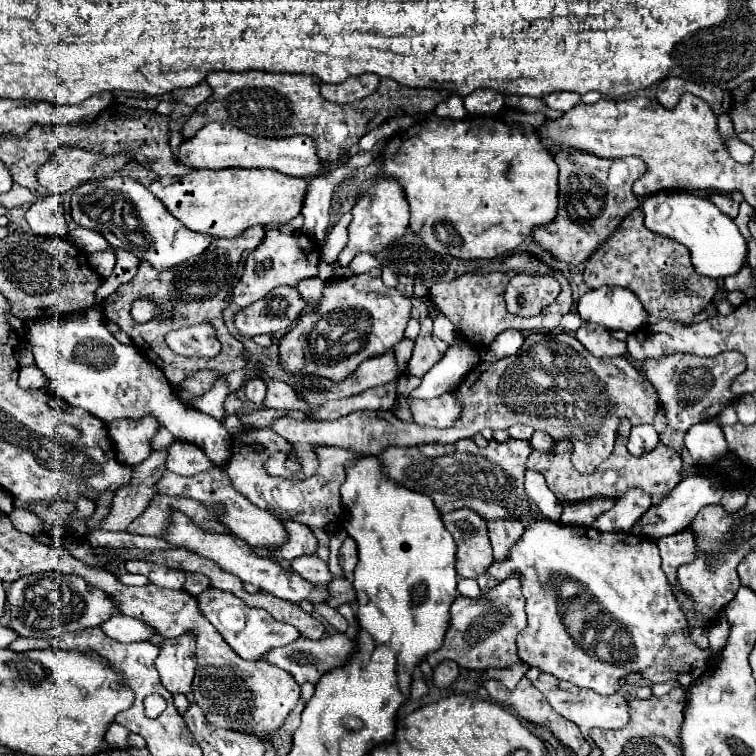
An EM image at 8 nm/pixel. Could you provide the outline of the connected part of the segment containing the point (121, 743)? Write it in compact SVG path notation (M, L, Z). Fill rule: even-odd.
M112 724L110 728L108 728L108 732L106 732L106 742L112 746L112 748L126 748L128 746L128 734L130 734L130 730L128 728L124 728L124 726L120 726L120 724Z

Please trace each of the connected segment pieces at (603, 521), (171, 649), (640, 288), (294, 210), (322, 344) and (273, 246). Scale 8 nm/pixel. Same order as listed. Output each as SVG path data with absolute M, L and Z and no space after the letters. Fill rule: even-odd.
M632 488L628 490L628 494L616 500L612 510L600 514L592 528L600 532L628 532L650 510L650 506L652 506L650 494Z
M182 634L180 638L164 638L156 658L156 668L168 692L190 692L196 668L196 640L192 634Z
M632 210L616 234L600 244L600 248L590 256L584 268L584 282L588 288L600 286L622 286L632 290L650 316L666 318L680 324L692 324L706 306L714 302L714 296L720 290L718 280L696 274L690 250L680 242L670 240L668 236L648 230L642 222L640 210Z
M228 168L198 170L186 176L162 176L150 184L150 190L186 228L214 238L232 238L254 224L286 224L300 216L308 182L304 178L286 176L274 170Z
M378 268L364 272L360 276L330 278L324 284L324 294L318 306L316 308L306 306L296 326L280 338L280 362L290 372L298 370L300 374L316 374L338 382L350 376L362 360L392 350L402 340L408 320L410 320L410 300L400 290L384 286Z
M270 228L262 240L262 244L248 256L244 274L234 288L234 302L244 308L252 302L264 298L272 288L280 284L296 286L302 278L312 278L318 274L318 262L320 262L320 246L304 236L302 232L296 234L282 234L276 228Z

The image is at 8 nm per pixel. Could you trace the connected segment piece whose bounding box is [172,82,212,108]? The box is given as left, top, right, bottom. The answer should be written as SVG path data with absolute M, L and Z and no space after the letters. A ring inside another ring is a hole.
M206 82L198 84L198 86L192 86L192 88L178 88L172 92L172 100L178 100L178 102L186 102L188 106L196 108L200 102L204 102L208 96L212 94L210 86Z

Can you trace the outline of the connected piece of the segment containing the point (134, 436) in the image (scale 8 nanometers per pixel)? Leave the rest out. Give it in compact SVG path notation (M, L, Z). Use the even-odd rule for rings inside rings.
M150 414L142 418L112 420L108 424L108 434L116 446L116 456L122 464L128 466L136 466L150 456L150 442L158 430L160 422Z

